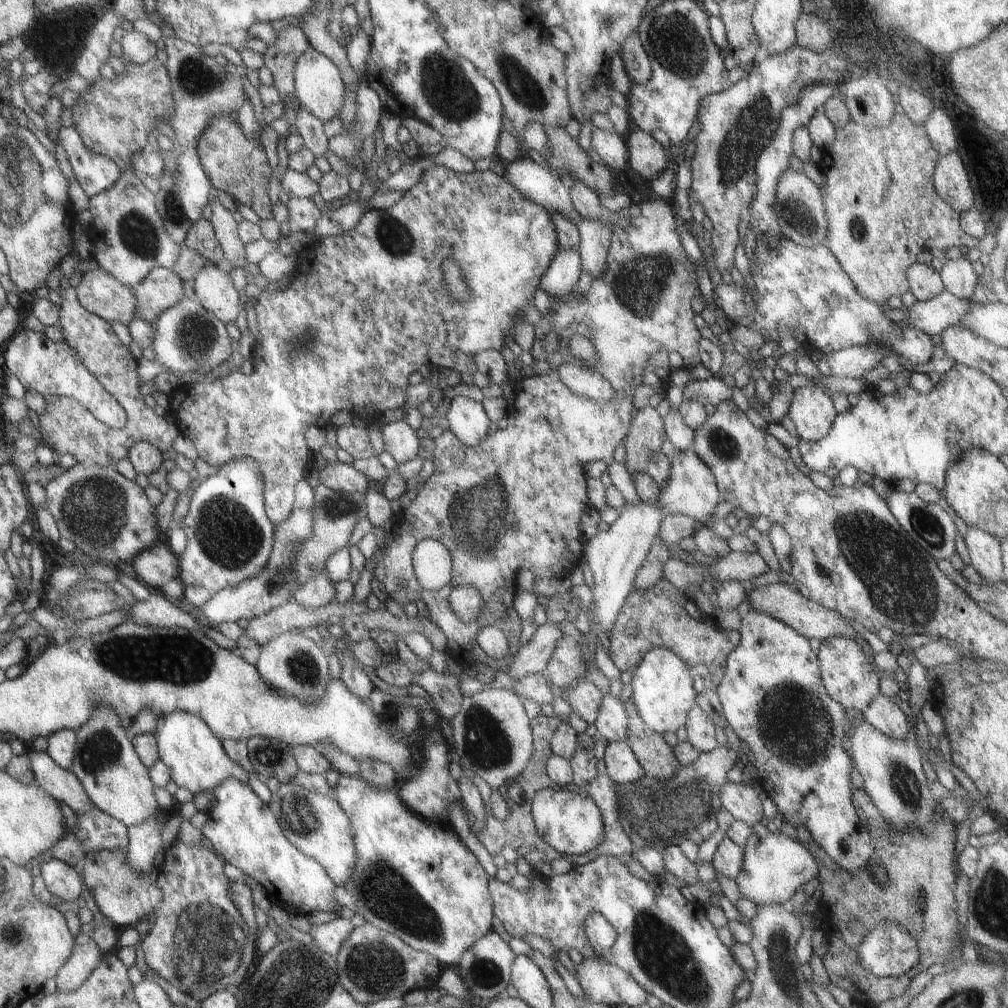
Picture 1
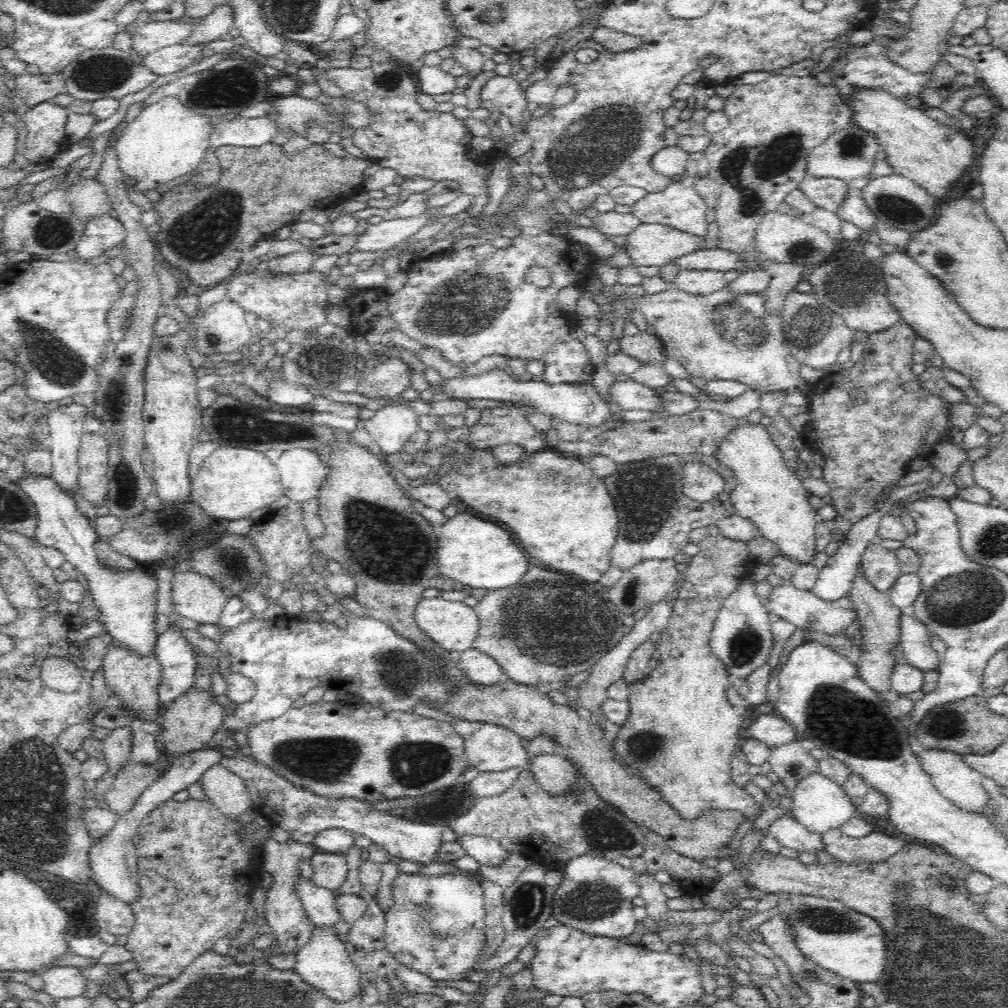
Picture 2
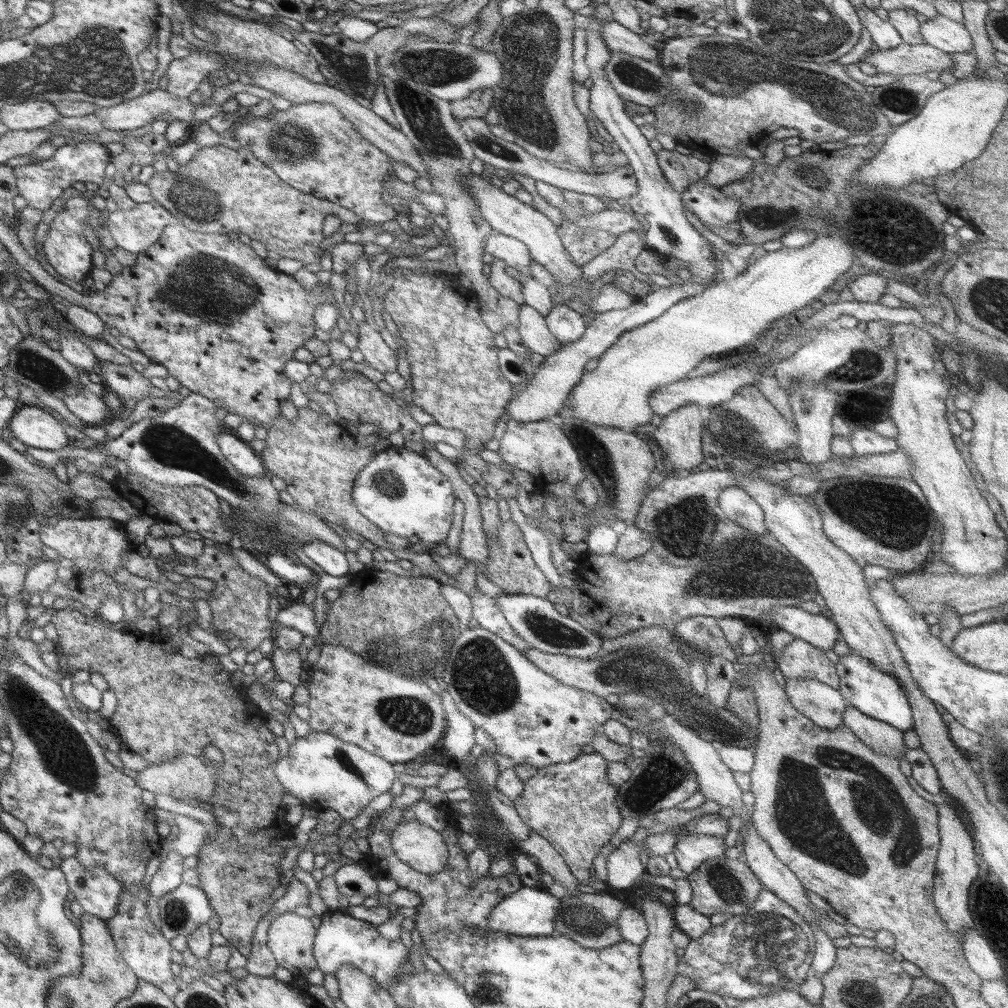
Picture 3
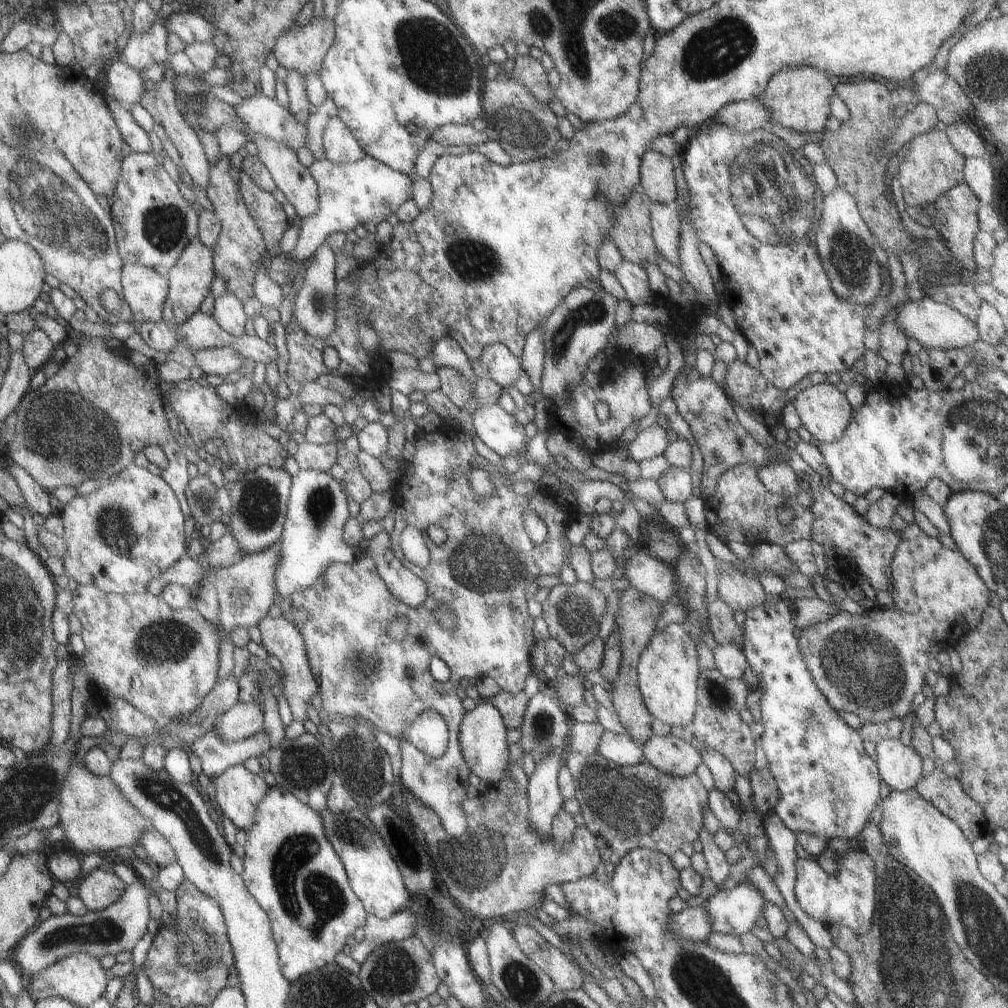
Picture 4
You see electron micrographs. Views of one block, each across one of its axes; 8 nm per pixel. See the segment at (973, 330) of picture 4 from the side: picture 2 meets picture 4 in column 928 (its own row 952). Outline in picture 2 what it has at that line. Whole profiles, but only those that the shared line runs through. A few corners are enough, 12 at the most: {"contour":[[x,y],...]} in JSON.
{"contour":[[334,926],[318,928],[294,972],[334,1002],[360,996],[360,972]]}

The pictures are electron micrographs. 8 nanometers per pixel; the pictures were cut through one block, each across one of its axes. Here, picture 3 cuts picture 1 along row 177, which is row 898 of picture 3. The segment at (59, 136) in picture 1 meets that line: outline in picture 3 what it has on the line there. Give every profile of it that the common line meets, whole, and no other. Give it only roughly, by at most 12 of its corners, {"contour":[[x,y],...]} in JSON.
{"contour":[[61,860],[69,892],[85,914],[107,922],[123,890],[101,868]]}

